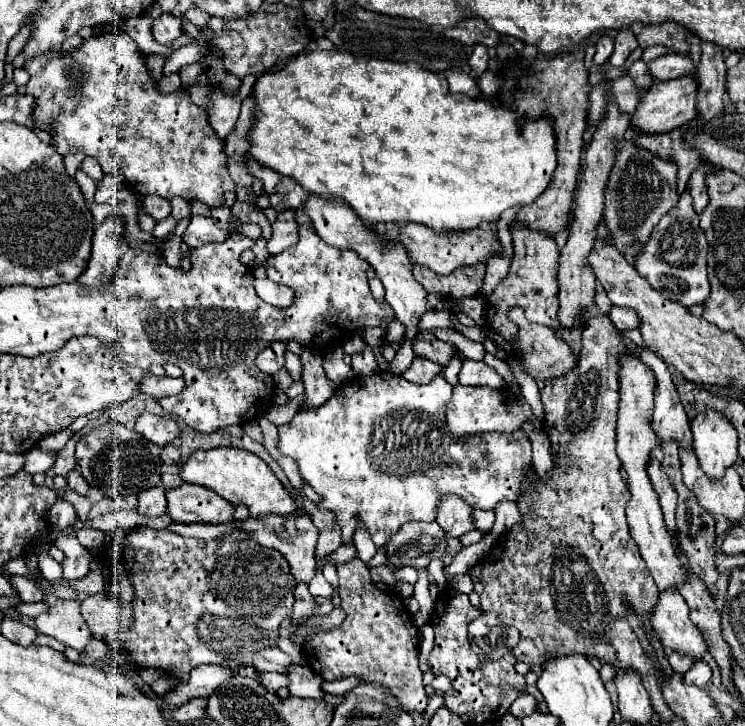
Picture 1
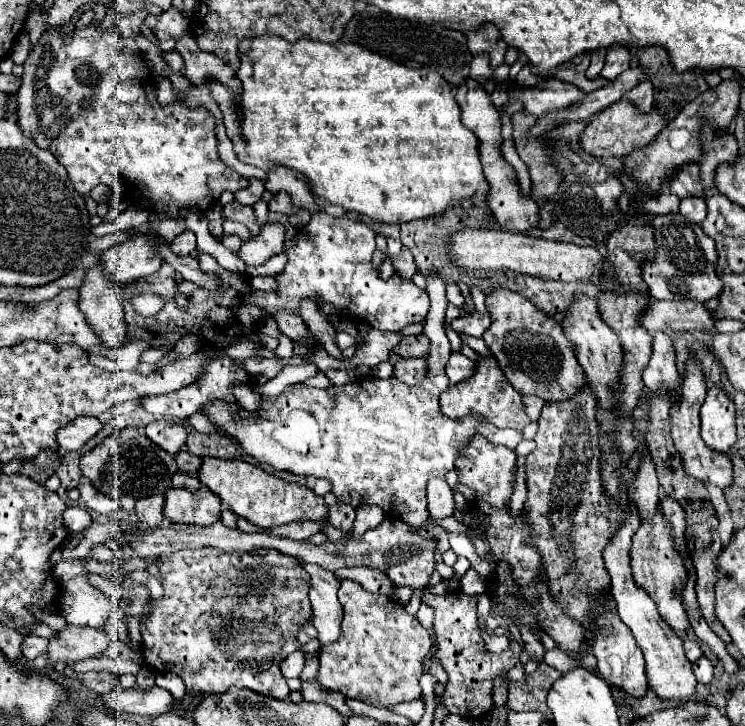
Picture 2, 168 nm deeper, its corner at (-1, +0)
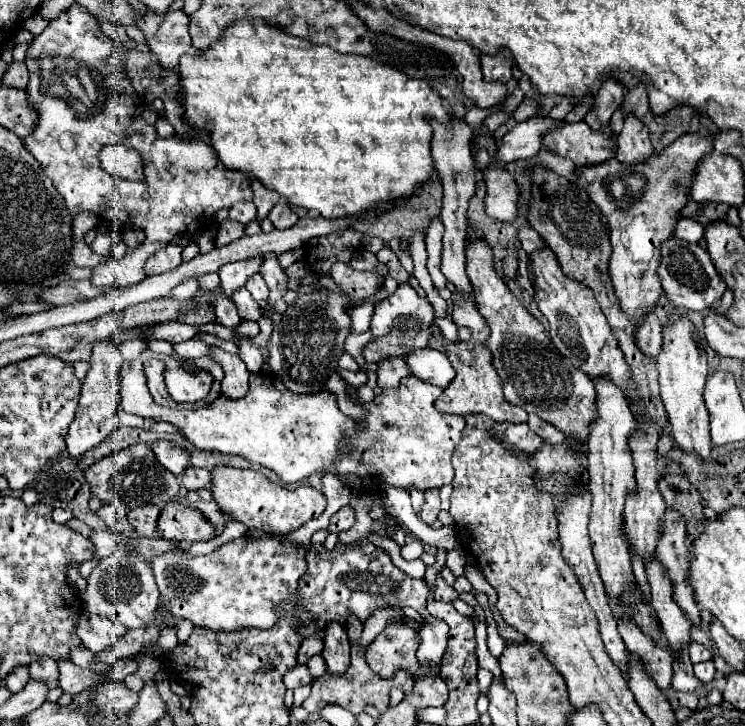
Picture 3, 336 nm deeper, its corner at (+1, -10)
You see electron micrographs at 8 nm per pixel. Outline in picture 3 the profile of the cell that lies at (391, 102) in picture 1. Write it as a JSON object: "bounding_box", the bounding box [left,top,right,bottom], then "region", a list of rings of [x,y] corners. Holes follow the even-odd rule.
{"bounding_box":[178,18,448,218],"region":[[[242,18],[230,24],[222,36],[212,42],[200,56],[182,56],[180,66],[180,90],[178,98],[184,110],[184,120],[192,128],[206,132],[210,136],[210,146],[220,156],[222,164],[230,170],[248,172],[252,178],[260,180],[268,190],[278,192],[288,200],[288,204],[302,206],[312,210],[324,218],[342,218],[342,216],[358,216],[362,212],[372,210],[378,202],[392,202],[392,200],[408,200],[416,194],[416,190],[432,176],[432,156],[430,156],[430,140],[432,140],[432,126],[426,120],[428,114],[446,126],[448,110],[442,104],[442,98],[432,92],[432,88],[422,82],[408,78],[406,74],[390,68],[384,62],[378,62],[368,56],[350,56],[338,54],[336,50],[320,44],[306,42],[302,38],[292,38],[292,34],[282,32],[280,26],[274,26],[262,18]]]}

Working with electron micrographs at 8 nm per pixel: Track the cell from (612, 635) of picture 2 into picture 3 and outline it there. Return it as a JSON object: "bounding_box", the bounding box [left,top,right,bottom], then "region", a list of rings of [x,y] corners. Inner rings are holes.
{"bounding_box":[556,486,628,676],"region":[[[578,486],[578,492],[576,492],[576,494],[570,494],[568,502],[566,502],[560,510],[556,510],[558,534],[560,534],[560,544],[562,544],[562,556],[564,556],[564,560],[568,562],[568,566],[574,570],[574,574],[578,576],[578,580],[580,580],[580,584],[582,584],[582,590],[584,590],[584,594],[586,594],[586,600],[590,602],[592,610],[596,612],[596,618],[598,618],[598,624],[600,624],[600,634],[602,634],[602,642],[604,642],[604,646],[606,646],[606,652],[610,654],[612,662],[614,662],[614,664],[622,670],[622,674],[626,676],[628,650],[626,650],[626,646],[624,646],[624,640],[622,640],[620,634],[618,634],[616,620],[614,620],[614,616],[612,616],[612,612],[610,612],[602,578],[600,578],[600,574],[598,574],[598,568],[596,568],[596,562],[594,562],[594,556],[592,556],[592,542],[590,542],[590,536],[588,536],[590,504],[592,504],[590,492],[588,492],[584,486]]]}

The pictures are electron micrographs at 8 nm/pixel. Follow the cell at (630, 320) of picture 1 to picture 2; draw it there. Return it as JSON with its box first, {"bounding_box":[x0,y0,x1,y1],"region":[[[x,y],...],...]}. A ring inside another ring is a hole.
{"bounding_box":[640,300,714,334],"region":[[[648,300],[648,306],[640,314],[640,326],[646,328],[650,334],[654,332],[676,332],[676,330],[702,330],[706,328],[708,334],[714,334],[712,326],[714,320],[704,304],[696,300],[676,300],[676,302],[658,302]]]}

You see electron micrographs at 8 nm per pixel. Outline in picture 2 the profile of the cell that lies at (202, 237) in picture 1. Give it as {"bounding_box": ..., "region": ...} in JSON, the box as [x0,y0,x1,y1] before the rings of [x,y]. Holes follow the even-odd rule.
{"bounding_box":[170,230,196,256],"region":[[[186,230],[186,232],[182,232],[180,236],[176,236],[176,238],[170,242],[170,248],[172,248],[176,254],[180,254],[180,256],[188,256],[190,252],[194,252],[194,244],[196,244],[194,232]]]}

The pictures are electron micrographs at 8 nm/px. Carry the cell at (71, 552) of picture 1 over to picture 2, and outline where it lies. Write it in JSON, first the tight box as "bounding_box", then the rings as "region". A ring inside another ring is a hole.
{"bounding_box":[60,574,112,628],"region":[[[78,574],[64,584],[60,612],[70,624],[102,628],[112,606],[108,598],[90,584],[86,574]]]}

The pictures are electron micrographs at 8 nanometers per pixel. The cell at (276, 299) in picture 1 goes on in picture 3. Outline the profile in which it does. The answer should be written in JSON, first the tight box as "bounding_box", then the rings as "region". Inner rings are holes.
{"bounding_box":[246,274,270,300],"region":[[[254,274],[254,276],[250,276],[250,282],[246,282],[246,290],[254,296],[254,300],[266,300],[268,298],[268,294],[270,294],[270,290],[268,290],[268,286],[266,286],[266,282],[264,282],[264,278],[260,276],[260,274]]]}

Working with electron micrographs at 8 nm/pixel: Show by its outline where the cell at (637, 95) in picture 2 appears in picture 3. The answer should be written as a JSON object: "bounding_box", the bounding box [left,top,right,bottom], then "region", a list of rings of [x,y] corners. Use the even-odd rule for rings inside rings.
{"bounding_box":[616,116,654,164],"region":[[[626,116],[624,130],[620,132],[616,142],[618,142],[616,158],[626,164],[646,162],[646,158],[650,158],[654,154],[646,126],[634,116]]]}

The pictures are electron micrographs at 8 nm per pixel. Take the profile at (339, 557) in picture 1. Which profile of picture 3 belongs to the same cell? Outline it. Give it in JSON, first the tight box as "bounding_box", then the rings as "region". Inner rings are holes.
{"bounding_box":[212,466,324,534],"region":[[[218,466],[212,472],[212,494],[218,506],[228,512],[232,518],[240,520],[248,528],[288,534],[298,530],[312,518],[318,518],[324,512],[324,494],[312,486],[298,486],[294,490],[286,490],[274,482],[270,482],[258,470],[240,470]]]}

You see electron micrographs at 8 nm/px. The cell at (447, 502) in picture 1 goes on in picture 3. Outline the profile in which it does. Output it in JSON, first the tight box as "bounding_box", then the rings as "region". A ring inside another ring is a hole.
{"bounding_box":[420,488,440,524],"region":[[[436,488],[426,490],[426,492],[424,492],[424,498],[426,498],[426,502],[424,502],[422,510],[420,510],[420,518],[422,518],[426,524],[432,524],[432,522],[436,520],[438,512],[440,512],[440,492],[438,492]]]}

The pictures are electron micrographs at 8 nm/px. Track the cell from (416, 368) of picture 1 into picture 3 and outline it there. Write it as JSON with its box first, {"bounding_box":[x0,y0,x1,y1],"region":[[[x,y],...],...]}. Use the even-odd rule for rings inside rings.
{"bounding_box":[376,358,408,388],"region":[[[386,358],[382,362],[378,362],[378,368],[376,368],[376,384],[380,388],[394,388],[398,386],[398,382],[408,376],[408,366],[402,358]]]}

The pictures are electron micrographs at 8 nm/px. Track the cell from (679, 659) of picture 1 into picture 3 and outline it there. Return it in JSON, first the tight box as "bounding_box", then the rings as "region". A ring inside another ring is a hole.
{"bounding_box":[690,642,712,664],"region":[[[696,642],[690,644],[690,660],[692,660],[694,664],[706,662],[706,660],[710,660],[710,658],[712,658],[712,652],[710,652],[708,648],[704,648],[702,644],[696,644]]]}

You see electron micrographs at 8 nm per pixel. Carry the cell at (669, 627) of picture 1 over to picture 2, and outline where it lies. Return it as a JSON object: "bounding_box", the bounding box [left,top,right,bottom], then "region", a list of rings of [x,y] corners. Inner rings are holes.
{"bounding_box":[630,510,690,634],"region":[[[660,510],[652,522],[640,524],[638,532],[632,536],[630,556],[632,556],[632,572],[634,572],[636,584],[640,588],[644,588],[644,592],[648,592],[648,596],[654,600],[662,620],[668,626],[672,626],[674,632],[686,634],[690,630],[690,620],[688,620],[686,606],[682,600],[682,588],[686,586],[688,574],[686,574],[684,564],[682,564],[682,558],[678,556],[678,552],[672,546],[670,526],[664,522]]]}

